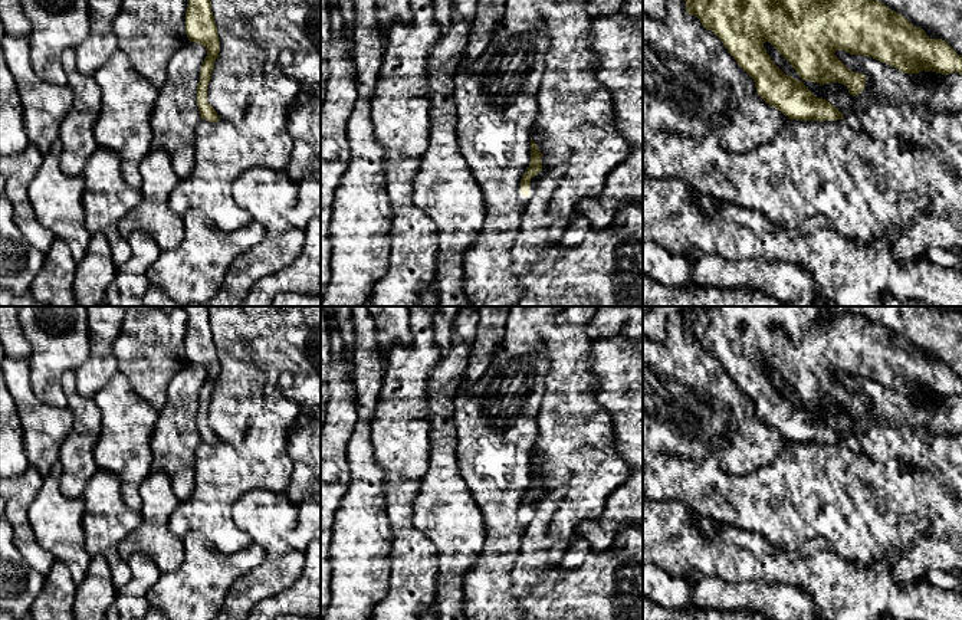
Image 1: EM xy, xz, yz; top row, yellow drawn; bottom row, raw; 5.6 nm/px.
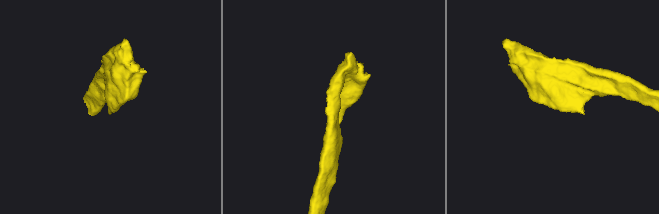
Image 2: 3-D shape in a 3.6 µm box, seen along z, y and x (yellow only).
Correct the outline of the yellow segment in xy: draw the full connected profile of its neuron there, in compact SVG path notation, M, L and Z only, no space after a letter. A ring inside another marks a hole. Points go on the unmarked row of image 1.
M183 306L188 315L188 329L185 335L185 355L190 364L201 365L207 378L200 391L197 407L197 429L201 442L217 445L220 440L207 423L207 409L211 401L211 393L220 374L217 348L211 334L211 324L207 306Z

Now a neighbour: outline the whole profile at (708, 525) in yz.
M699 514L695 515L693 524L703 535L709 538L713 538L722 525L719 519Z

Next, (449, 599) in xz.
M439 571L434 594L437 620L467 620L463 608L463 574Z

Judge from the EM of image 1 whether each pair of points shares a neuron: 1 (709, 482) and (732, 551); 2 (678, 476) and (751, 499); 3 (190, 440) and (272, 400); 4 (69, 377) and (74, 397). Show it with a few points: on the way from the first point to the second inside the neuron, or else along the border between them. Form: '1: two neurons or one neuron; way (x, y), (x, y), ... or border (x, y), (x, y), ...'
1: two neurons; border (722, 521), (754, 532)
2: one neuron; way (696, 482), (713, 494), (732, 499)
3: two neurons; border (200, 443), (196, 450), (194, 476)
4: one neuron; way (69, 381), (71, 393)

